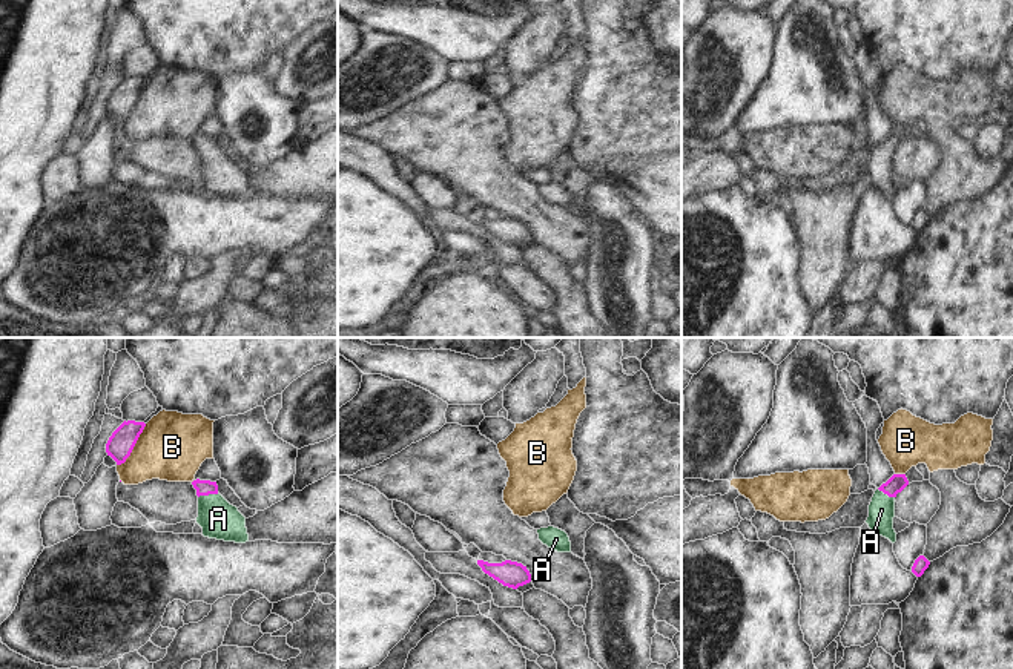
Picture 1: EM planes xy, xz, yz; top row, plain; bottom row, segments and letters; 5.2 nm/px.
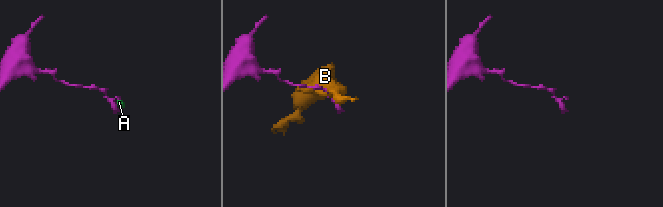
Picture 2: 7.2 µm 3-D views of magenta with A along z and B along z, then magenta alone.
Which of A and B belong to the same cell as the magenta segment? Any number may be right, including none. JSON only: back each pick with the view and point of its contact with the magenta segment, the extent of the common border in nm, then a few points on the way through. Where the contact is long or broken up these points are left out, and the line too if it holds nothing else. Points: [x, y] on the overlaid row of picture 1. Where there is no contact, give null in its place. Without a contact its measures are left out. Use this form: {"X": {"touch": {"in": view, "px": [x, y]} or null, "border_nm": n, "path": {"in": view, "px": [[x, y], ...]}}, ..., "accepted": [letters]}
{"A": {"touch": {"in": "xy", "px": [207, 494]}, "border_nm": 110, "path": {"in": "xy", "px": [[203, 487], [207, 494], [218, 519]]}}, "accepted": ["A"]}

